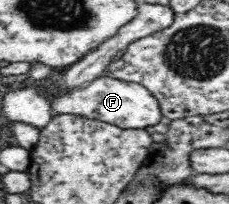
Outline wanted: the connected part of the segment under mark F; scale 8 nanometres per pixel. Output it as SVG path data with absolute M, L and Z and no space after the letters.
M105 75L77 88L57 91L49 95L51 115L79 115L88 119L114 124L122 129L144 129L161 122L161 107L158 100L142 84L127 82Z

